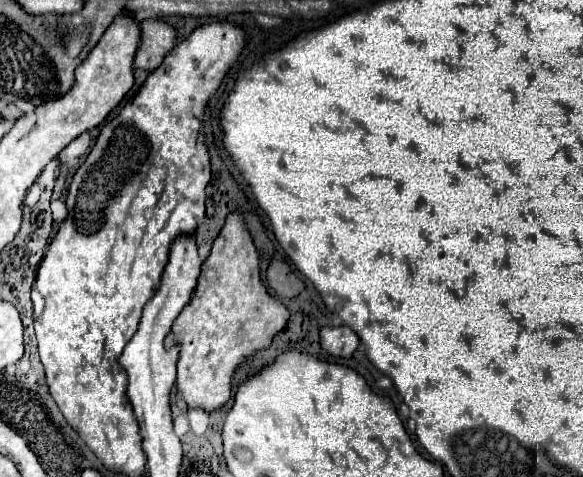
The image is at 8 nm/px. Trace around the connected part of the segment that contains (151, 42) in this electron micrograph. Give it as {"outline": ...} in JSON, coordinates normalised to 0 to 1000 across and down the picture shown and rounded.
{"outline":[[[276,42],[242,46],[242,88],[232,113],[232,138],[262,151],[280,130],[280,113],[300,96],[300,67]]]}

